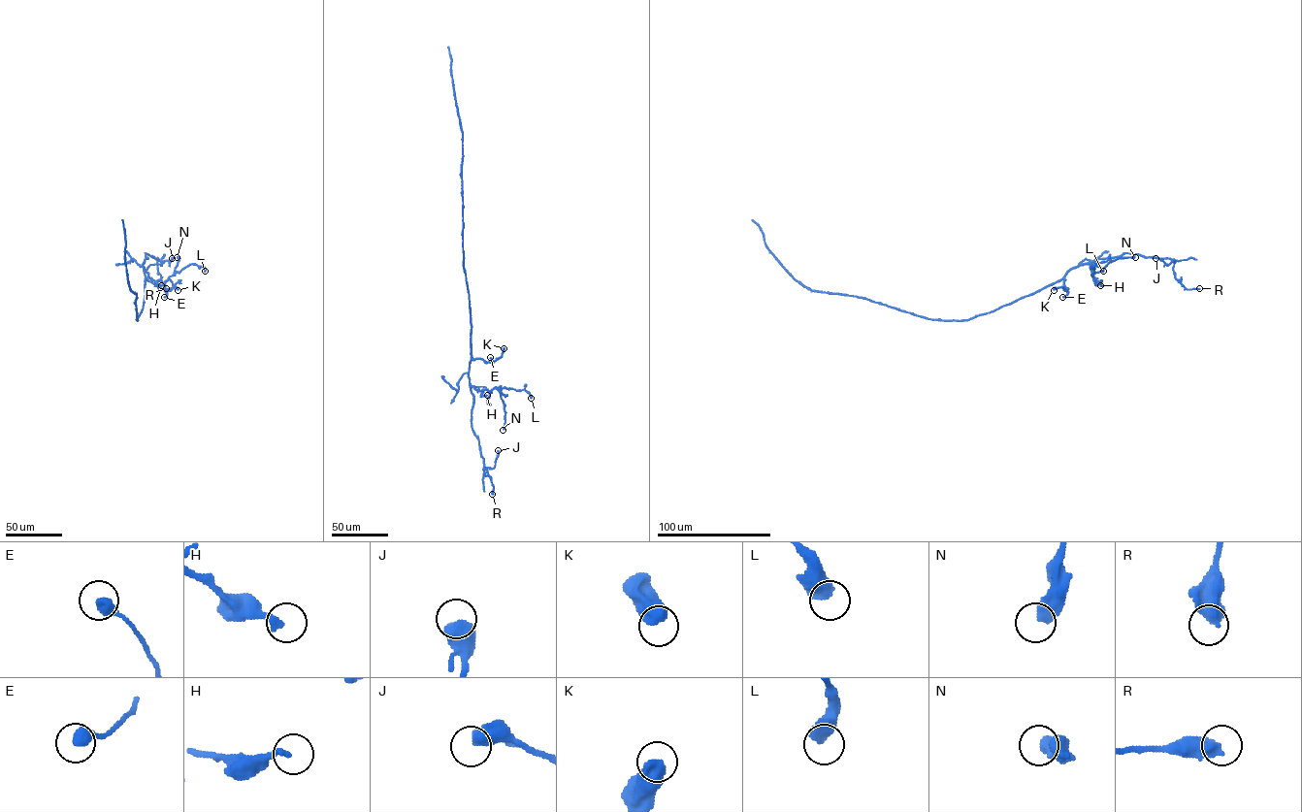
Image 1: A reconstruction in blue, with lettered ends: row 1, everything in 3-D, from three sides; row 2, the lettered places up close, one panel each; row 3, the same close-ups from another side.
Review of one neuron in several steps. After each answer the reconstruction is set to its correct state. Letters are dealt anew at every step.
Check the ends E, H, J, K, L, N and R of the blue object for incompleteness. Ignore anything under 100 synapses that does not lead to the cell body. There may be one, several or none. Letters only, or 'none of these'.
none of these

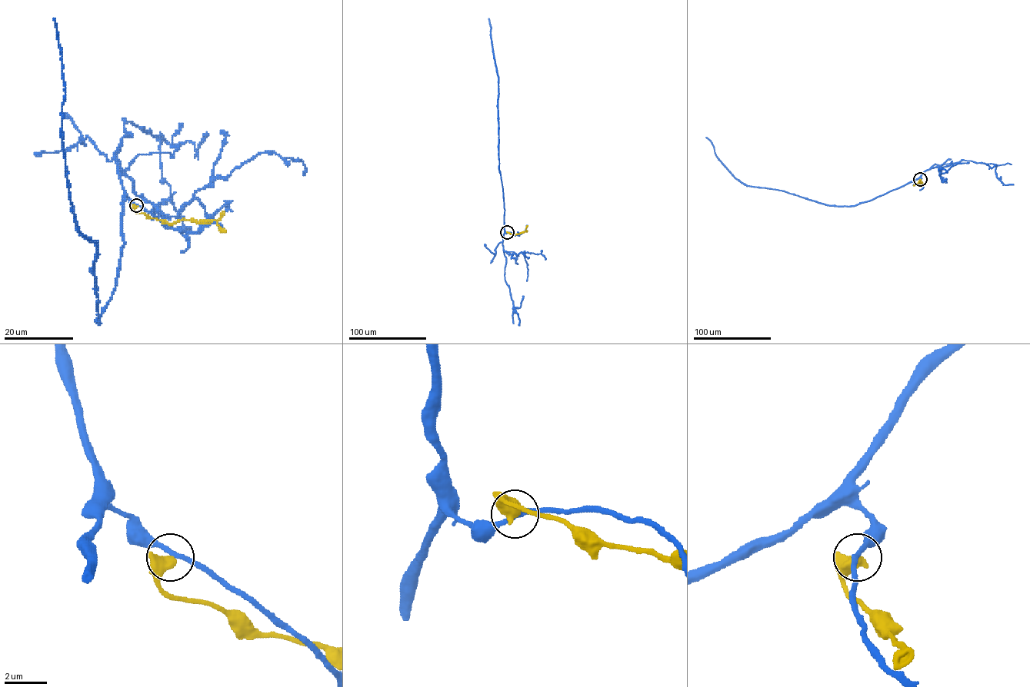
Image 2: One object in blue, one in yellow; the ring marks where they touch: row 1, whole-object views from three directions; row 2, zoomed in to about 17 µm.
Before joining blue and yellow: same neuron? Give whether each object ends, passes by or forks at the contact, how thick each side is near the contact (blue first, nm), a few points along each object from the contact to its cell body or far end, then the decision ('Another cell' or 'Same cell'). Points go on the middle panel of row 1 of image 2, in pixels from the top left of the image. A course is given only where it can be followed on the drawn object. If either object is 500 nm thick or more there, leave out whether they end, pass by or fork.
Thickness 200 nm (blue) against 600 nm. Course of blue: (507, 232), (504, 230), (502, 187), (499, 170), (498, 76), (488, 18). Course of yellow: (507, 232), (516, 234), (524, 232), (528, 225). Another cell

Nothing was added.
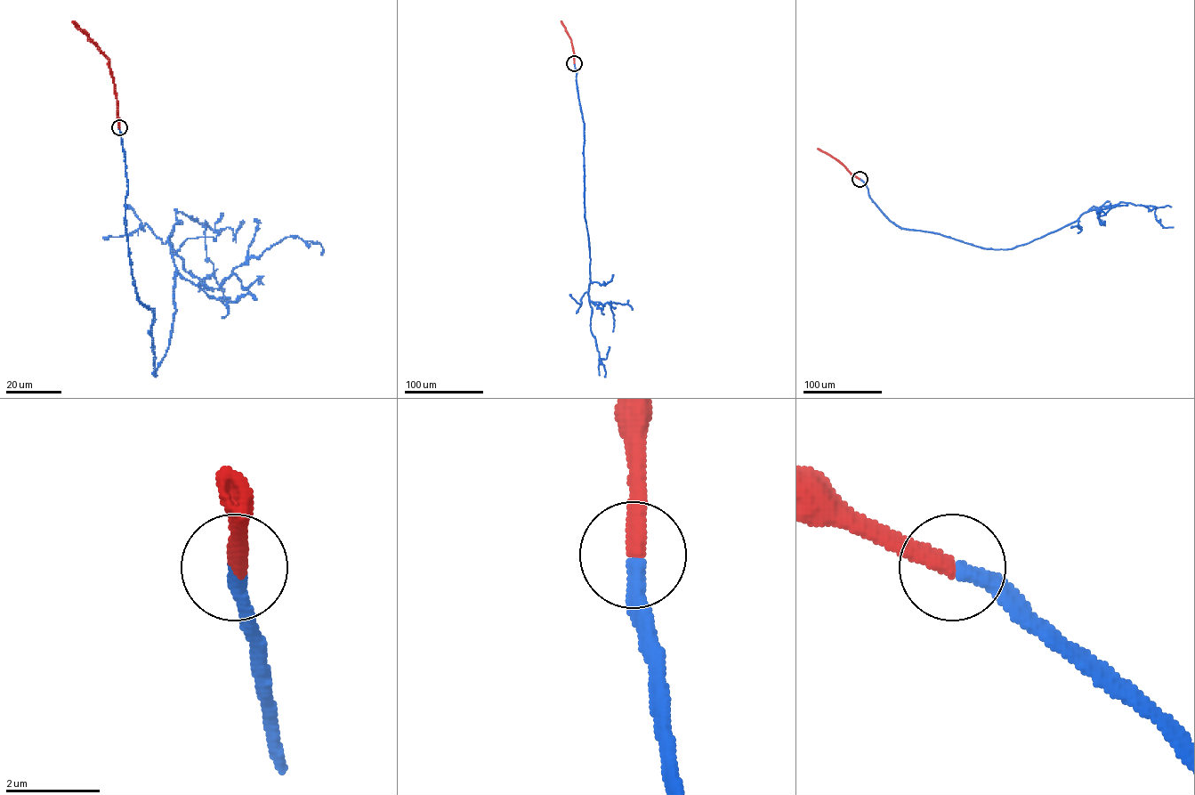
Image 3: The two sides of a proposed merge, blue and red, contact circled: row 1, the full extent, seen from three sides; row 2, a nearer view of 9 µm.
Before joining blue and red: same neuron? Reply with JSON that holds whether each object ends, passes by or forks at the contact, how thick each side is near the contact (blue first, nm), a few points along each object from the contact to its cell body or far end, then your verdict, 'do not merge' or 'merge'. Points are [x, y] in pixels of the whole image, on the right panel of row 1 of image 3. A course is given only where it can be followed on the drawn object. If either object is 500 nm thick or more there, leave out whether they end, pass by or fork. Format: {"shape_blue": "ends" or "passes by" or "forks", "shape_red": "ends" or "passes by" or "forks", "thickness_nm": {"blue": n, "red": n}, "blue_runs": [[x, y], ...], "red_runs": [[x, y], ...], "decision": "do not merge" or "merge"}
{"shape_blue": "ends", "shape_red": "ends", "thickness_nm": {"blue": 320, "red": 340}, "blue_runs": [[859, 179], [901, 228], [987, 248], [1027, 244], [1089, 210], [1121, 202], [1155, 206], [1156, 219], [1173, 227]], "red_runs": [[859, 179], [817, 149]], "decision": "merge"}

